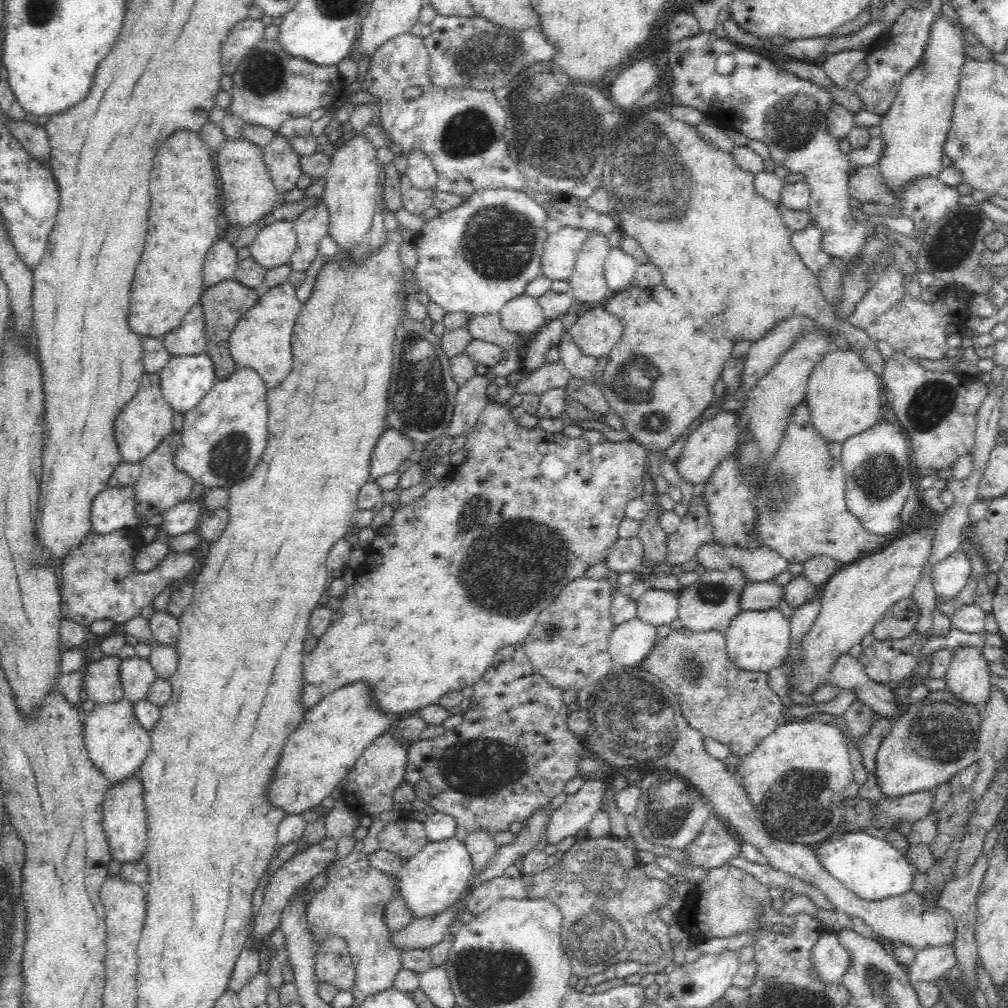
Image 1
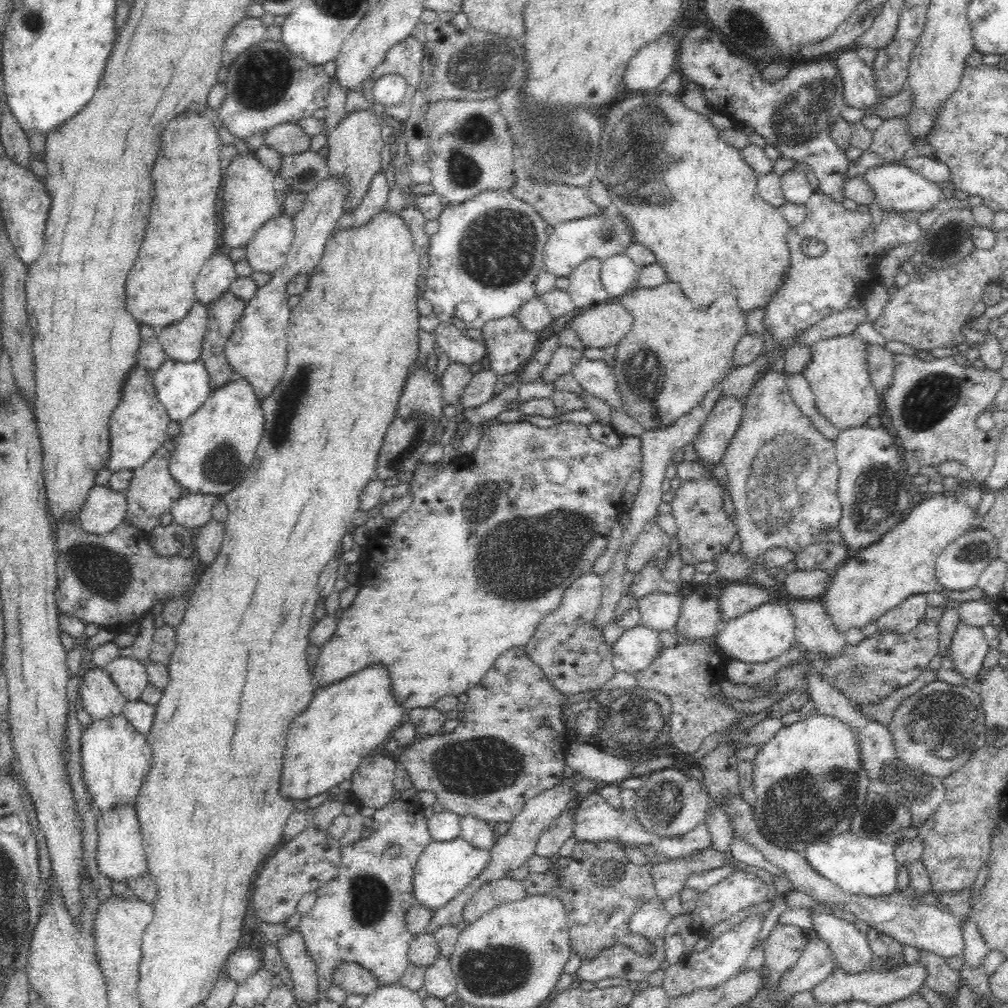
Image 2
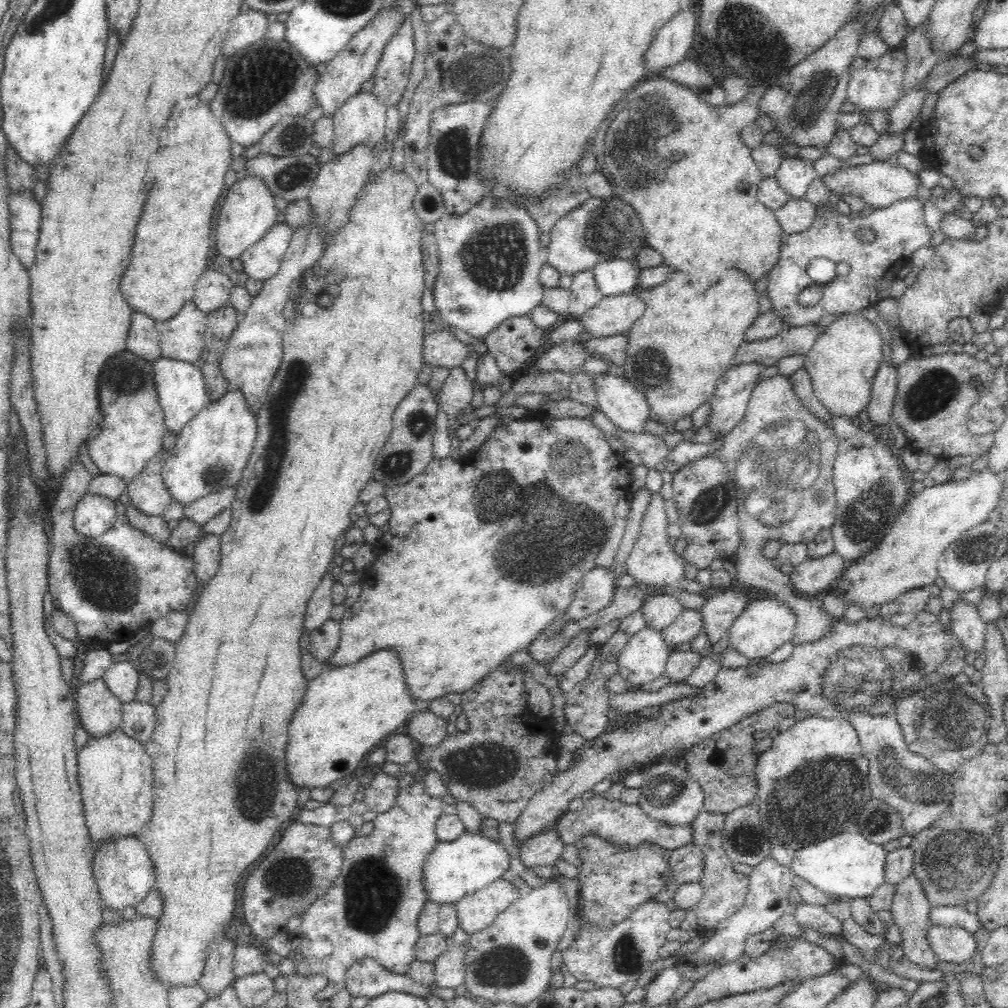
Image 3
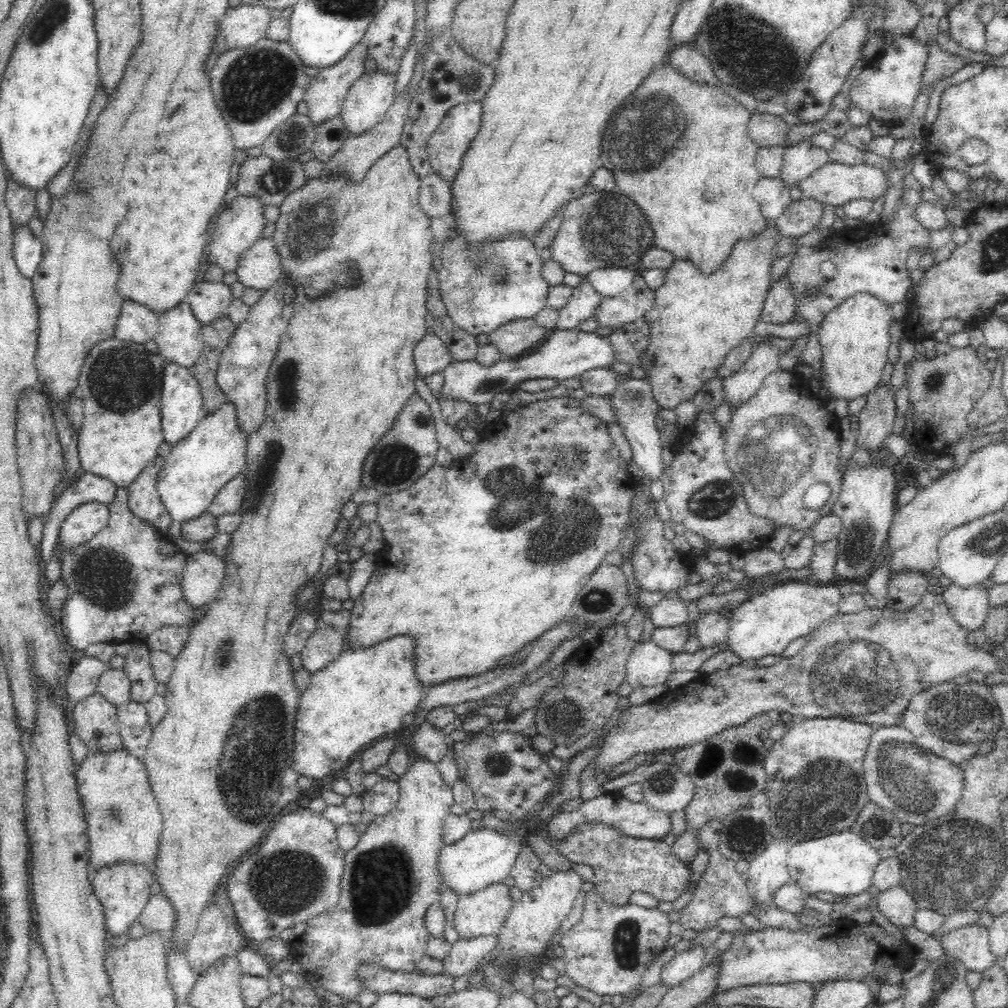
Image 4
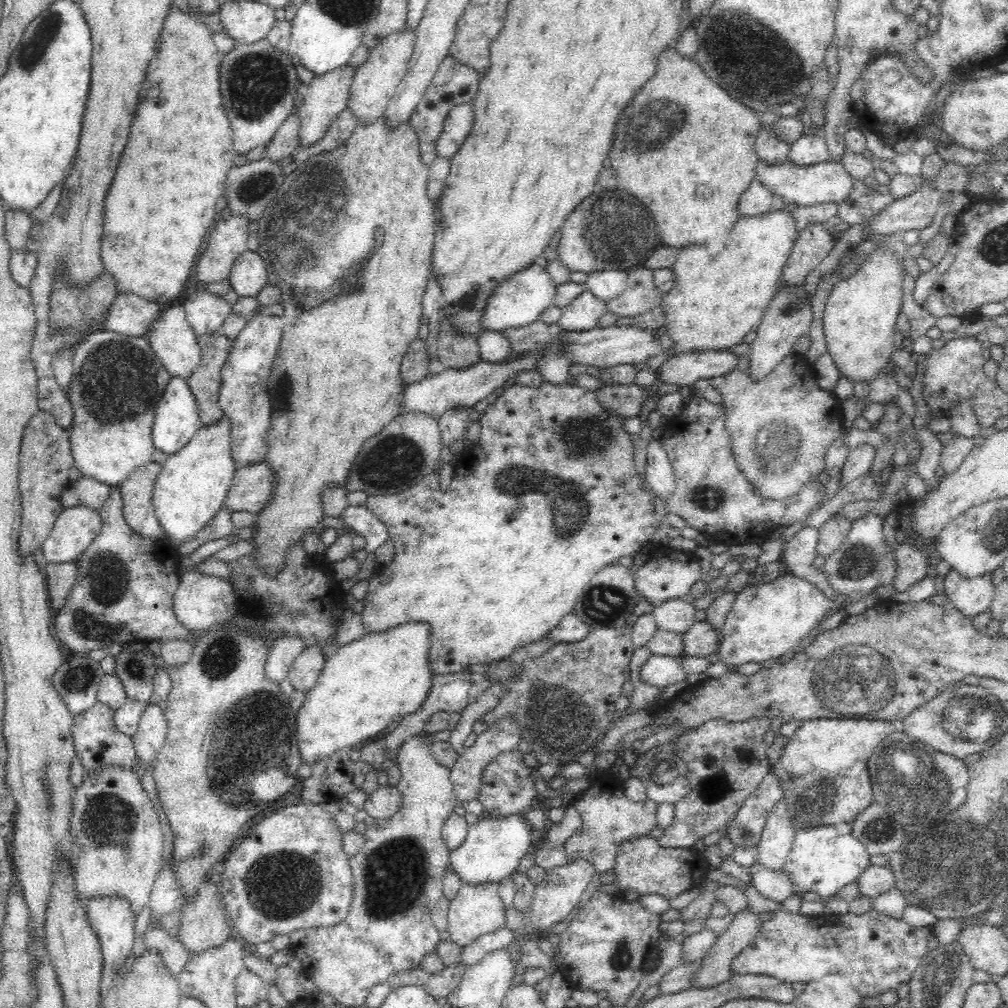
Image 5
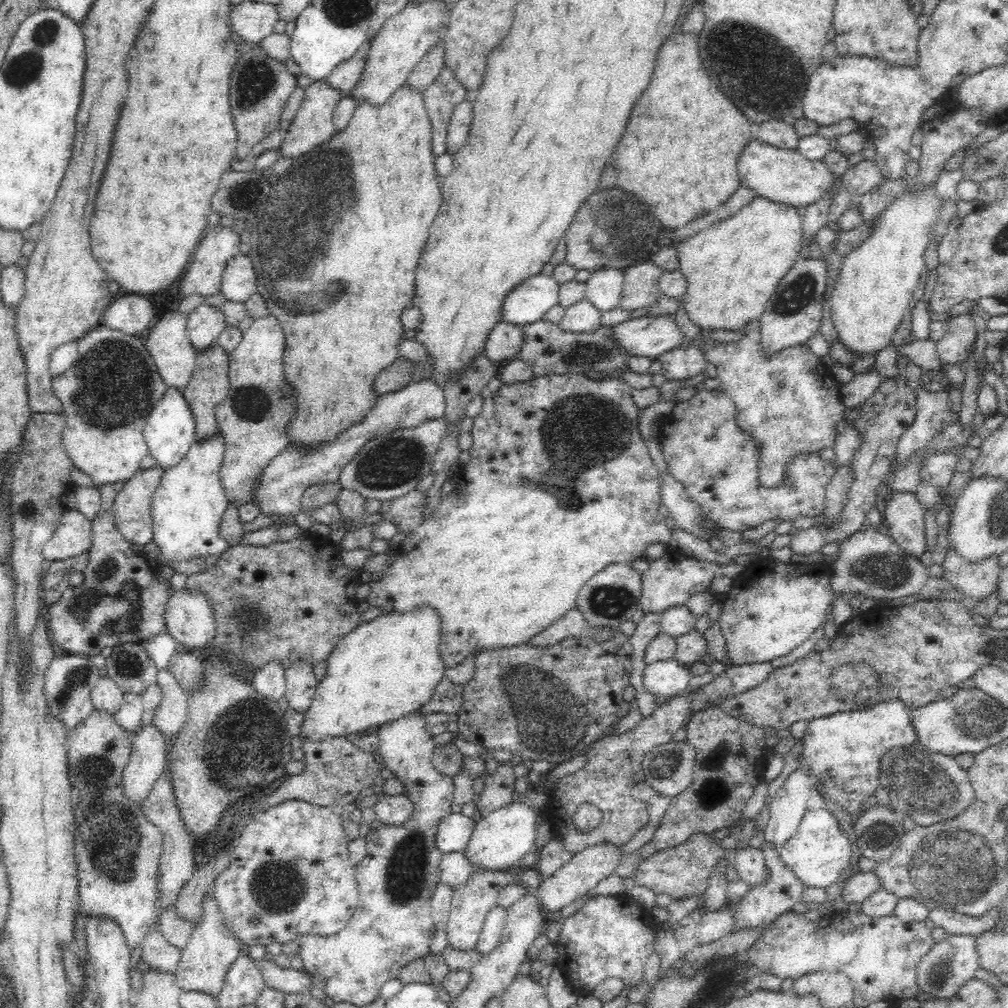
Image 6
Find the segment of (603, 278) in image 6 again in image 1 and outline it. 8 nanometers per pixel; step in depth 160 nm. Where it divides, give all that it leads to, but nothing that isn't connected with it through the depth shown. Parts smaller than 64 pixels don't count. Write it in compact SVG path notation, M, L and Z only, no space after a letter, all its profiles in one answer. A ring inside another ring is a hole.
M621 248L608 252L604 262L604 276L608 290L616 293L628 289L634 283L637 262Z

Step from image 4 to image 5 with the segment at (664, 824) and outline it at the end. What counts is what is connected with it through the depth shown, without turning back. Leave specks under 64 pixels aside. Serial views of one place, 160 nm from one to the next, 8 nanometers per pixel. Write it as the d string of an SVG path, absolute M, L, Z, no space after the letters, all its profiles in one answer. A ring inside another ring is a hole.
M597 770L594 776L588 777L588 786L580 791L574 808L581 814L583 827L576 831L566 842L567 862L576 858L589 860L596 872L608 872L615 865L622 841L632 837L646 837L646 834L656 826L656 803L646 799L642 802L632 802L623 793L623 781L610 770Z

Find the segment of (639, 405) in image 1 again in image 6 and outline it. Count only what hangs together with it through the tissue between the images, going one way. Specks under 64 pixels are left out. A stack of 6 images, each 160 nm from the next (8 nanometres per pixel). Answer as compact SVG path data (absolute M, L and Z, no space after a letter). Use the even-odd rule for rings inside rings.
M756 196L731 218L712 224L710 228L701 230L688 240L678 241L674 246L678 251L680 272L688 281L688 288L681 304L688 314L689 320L703 330L717 328L718 330L737 331L748 320L761 318L779 282L801 257L802 217L795 206Z

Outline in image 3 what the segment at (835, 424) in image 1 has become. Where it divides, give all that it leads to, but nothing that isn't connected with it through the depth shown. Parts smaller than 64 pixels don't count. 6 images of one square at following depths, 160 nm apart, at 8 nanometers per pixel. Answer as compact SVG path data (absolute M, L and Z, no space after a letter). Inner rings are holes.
M862 311L839 313L838 317L816 336L814 346L805 354L806 360L803 365L810 373L811 383L818 400L832 415L844 415L850 419L864 414L864 408L870 402L874 377L884 362L884 341L880 331Z

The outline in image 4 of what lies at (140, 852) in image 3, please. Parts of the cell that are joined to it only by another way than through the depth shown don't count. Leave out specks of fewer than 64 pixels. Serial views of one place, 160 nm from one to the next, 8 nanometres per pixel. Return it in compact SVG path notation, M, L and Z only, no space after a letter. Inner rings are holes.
M120 863L104 867L91 874L91 885L94 895L103 907L108 935L120 937L128 934L134 923L139 922L140 914L150 898L150 884L156 876L152 866Z

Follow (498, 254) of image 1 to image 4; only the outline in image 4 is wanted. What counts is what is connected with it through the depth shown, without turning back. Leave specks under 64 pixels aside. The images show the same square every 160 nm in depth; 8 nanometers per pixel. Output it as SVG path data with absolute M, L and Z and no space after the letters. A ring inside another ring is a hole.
M452 232L446 242L439 243L437 254L442 260L439 291L448 314L456 326L474 336L489 335L510 321L535 318L547 305L549 284L543 278L543 261L533 239L522 233L504 235L472 251L462 237Z

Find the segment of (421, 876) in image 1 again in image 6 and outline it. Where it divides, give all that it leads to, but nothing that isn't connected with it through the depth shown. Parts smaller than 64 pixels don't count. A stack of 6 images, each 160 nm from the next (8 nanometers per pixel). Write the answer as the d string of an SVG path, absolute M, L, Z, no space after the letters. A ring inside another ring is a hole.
M516 798L506 806L500 806L485 817L475 818L475 827L469 843L463 850L475 868L504 871L514 866L536 844L538 810Z

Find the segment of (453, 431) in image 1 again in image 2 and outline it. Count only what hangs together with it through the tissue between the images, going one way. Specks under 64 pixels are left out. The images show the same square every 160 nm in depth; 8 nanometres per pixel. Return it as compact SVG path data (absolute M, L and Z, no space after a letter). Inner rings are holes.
M484 363L482 368L472 375L458 404L462 404L462 408L466 409L488 402L493 397L494 384L498 378L491 367Z

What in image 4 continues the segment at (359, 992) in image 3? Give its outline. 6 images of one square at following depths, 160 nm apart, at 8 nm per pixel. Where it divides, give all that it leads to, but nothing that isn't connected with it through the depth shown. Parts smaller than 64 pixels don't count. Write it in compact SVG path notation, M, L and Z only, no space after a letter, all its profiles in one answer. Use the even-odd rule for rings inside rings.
M360 966L360 979L364 988L380 995L396 992L431 998L452 993L457 978L446 972L426 976L419 971L392 971L376 966Z

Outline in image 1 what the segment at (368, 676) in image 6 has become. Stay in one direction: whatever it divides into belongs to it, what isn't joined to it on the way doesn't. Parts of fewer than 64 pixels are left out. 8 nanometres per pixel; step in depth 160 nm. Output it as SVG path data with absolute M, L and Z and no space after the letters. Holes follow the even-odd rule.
M364 682L342 686L312 706L300 726L288 736L280 764L268 788L268 798L287 814L320 809L320 802L347 777L363 750L384 733L392 732L395 716L383 712L372 702L370 688Z

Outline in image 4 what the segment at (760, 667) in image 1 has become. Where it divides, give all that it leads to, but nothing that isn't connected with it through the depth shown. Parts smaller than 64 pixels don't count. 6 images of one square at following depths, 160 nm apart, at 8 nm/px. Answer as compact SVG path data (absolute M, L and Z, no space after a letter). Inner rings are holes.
M792 579L776 582L774 587L764 588L730 611L727 648L741 660L782 654L792 640L809 635L821 622L838 614L842 597L837 582L826 585Z

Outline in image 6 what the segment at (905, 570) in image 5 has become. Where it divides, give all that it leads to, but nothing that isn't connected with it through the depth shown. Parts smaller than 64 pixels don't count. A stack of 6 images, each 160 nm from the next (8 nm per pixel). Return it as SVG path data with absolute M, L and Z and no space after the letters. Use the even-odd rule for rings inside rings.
M892 491L891 496L884 511L884 524L889 535L912 557L920 558L928 549L924 538L925 512L917 494Z

